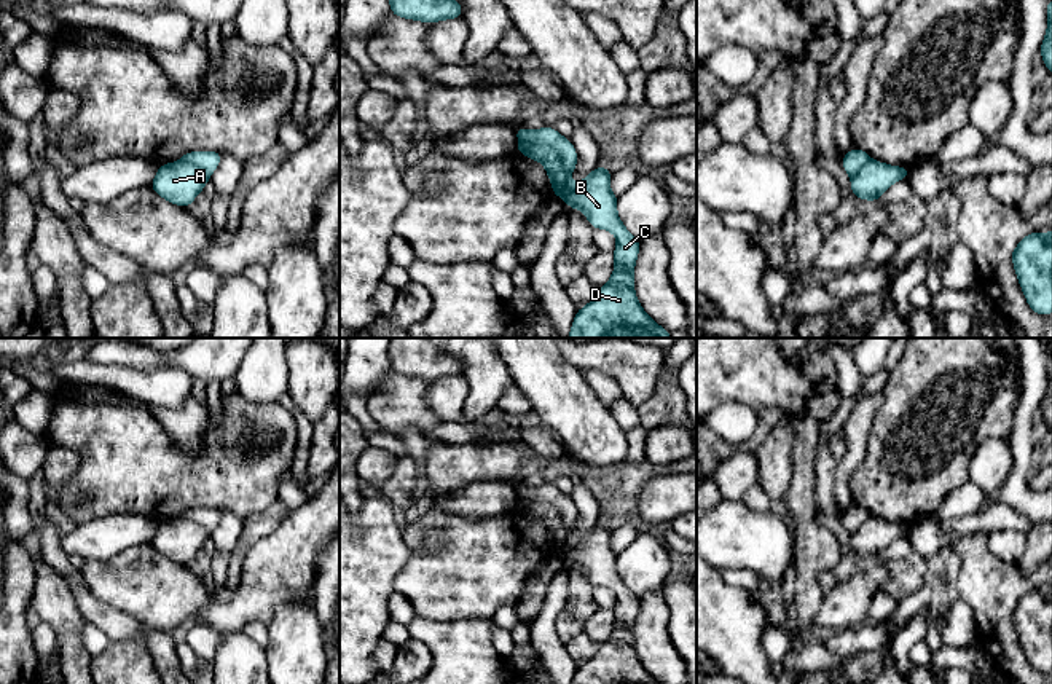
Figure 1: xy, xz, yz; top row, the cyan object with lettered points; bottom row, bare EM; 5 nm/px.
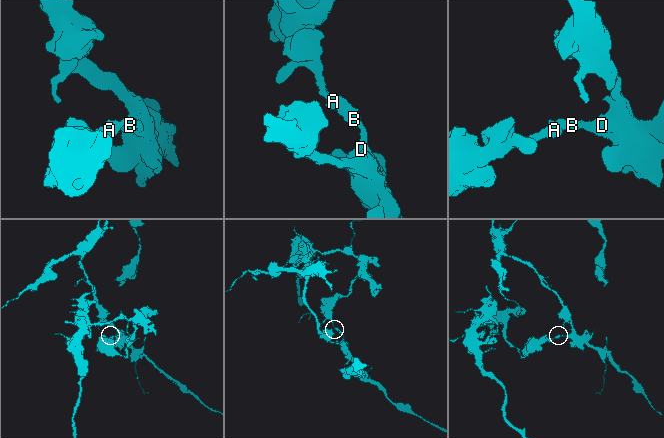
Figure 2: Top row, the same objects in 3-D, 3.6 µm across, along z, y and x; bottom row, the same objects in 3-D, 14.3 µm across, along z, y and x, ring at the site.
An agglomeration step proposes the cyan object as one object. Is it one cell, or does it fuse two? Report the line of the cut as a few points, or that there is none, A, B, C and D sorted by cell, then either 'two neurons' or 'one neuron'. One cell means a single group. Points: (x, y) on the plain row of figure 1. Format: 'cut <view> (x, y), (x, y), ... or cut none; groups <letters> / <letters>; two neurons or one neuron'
cut xz (518, 495), (552, 501), (560, 509), (560, 552); groups A / B C D; two neurons

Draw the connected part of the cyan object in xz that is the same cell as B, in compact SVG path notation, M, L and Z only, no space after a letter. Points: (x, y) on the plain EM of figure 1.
M548 483L537 488L520 485L518 496L556 504L566 526L566 544L559 552L563 560L580 566L593 585L607 587L617 595L612 635L593 658L577 668L572 684L661 684L647 673L634 651L633 628L639 598L617 572L617 553L609 545L610 528L599 523L575 542L571 539L571 529L577 523L577 509L569 496Z

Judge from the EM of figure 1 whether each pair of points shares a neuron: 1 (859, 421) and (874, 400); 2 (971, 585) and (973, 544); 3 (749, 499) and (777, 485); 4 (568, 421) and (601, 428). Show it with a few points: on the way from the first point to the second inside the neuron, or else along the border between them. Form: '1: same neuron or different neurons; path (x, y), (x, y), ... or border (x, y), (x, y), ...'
1: same neuron; path (863, 416), (869, 405)
2: same neuron; path (973, 576), (973, 554)
3: different neurons; border (757, 483), (770, 499)
4: same neuron; path (576, 421), (593, 428)

